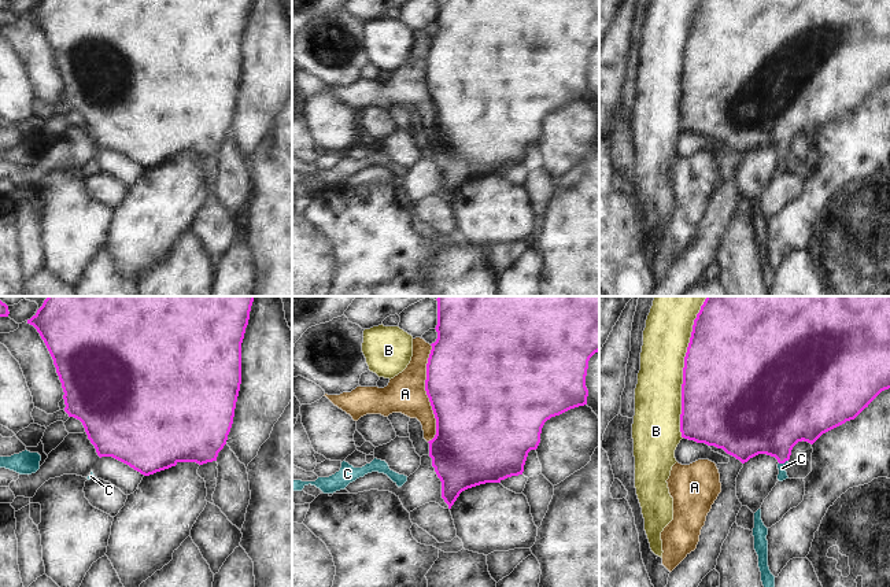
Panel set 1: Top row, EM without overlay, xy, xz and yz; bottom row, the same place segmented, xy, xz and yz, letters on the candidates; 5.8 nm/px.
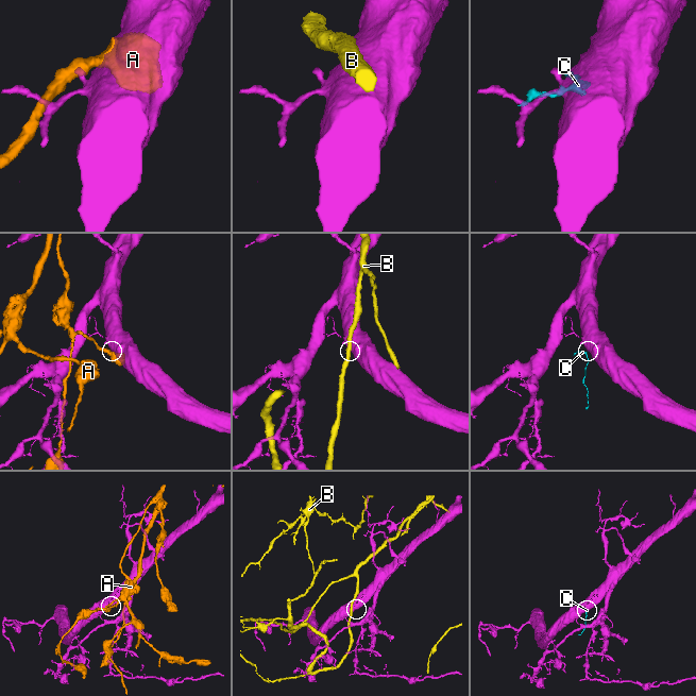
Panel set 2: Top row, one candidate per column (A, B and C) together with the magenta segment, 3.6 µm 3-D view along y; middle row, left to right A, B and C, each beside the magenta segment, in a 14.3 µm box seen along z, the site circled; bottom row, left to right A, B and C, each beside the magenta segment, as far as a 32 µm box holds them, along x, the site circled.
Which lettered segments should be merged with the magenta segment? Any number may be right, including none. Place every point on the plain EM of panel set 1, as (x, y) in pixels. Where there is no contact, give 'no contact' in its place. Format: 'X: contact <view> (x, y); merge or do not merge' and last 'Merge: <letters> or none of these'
A: contact xz (427, 87); do not merge
B: contact yz (683, 66); do not merge
C: contact yz (783, 155); merge
Merge: C

